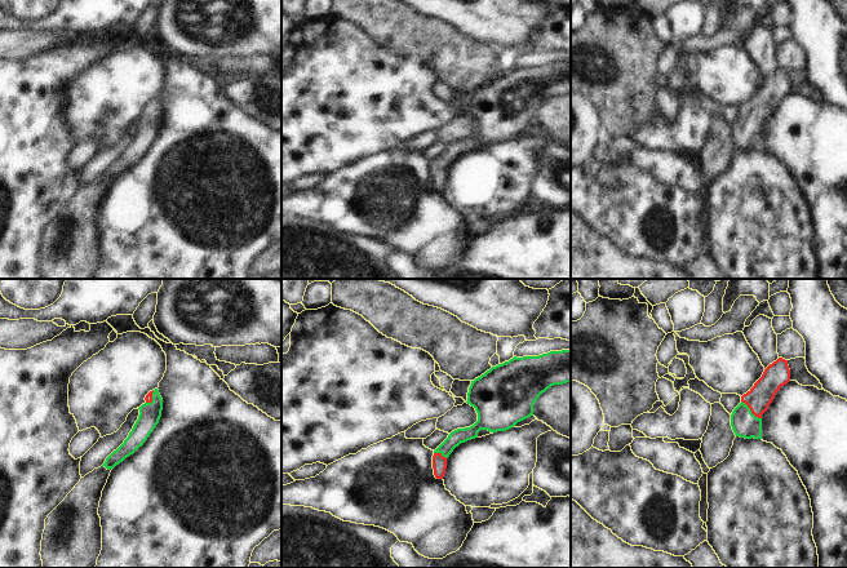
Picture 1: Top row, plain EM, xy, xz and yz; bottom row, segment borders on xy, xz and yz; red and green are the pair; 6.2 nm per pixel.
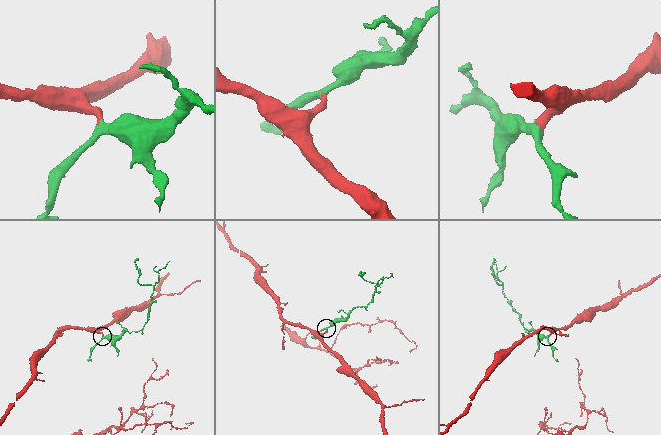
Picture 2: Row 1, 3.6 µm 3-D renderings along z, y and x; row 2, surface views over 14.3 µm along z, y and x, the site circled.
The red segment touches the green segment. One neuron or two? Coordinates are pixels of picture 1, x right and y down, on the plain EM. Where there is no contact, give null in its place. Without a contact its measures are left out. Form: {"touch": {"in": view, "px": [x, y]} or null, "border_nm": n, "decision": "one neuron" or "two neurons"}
{"touch": {"in": "yz", "px": [750, 120]}, "border_nm": 170, "decision": "one neuron"}

